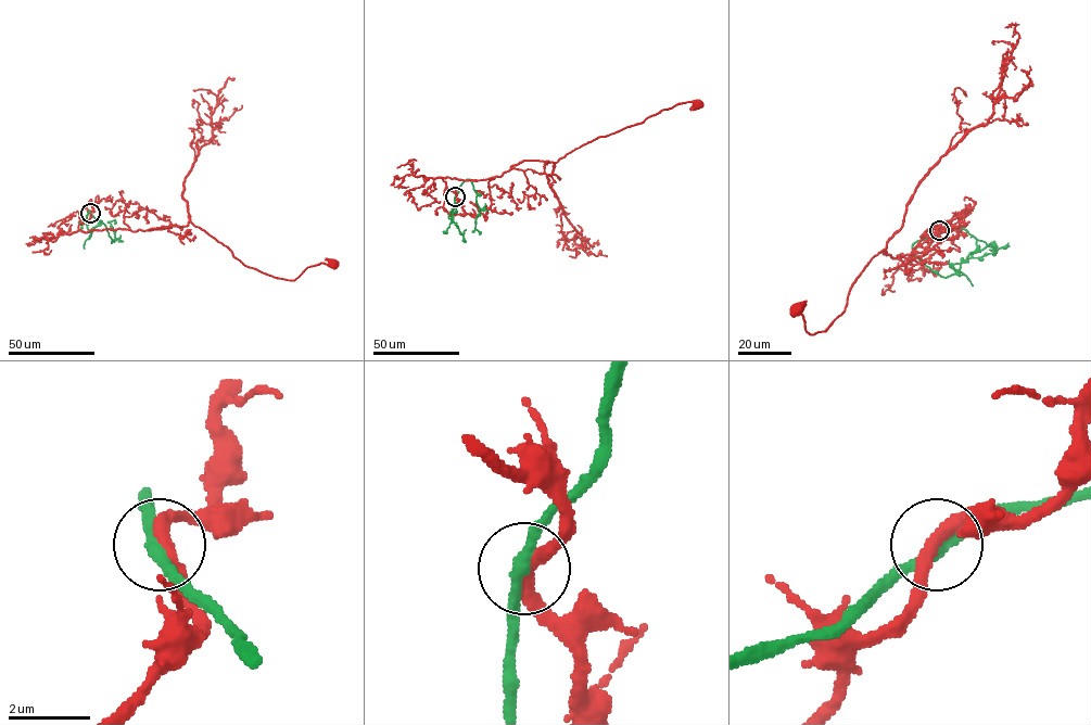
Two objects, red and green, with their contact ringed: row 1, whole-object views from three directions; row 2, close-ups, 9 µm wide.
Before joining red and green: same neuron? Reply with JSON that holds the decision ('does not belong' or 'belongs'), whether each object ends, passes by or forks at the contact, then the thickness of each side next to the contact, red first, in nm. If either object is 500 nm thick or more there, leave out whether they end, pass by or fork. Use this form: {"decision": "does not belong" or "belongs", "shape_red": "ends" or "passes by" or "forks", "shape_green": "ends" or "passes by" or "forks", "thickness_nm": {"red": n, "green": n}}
{"decision": "belongs", "shape_red": "passes by", "shape_green": "passes by", "thickness_nm": {"red": 320, "green": 320}}

